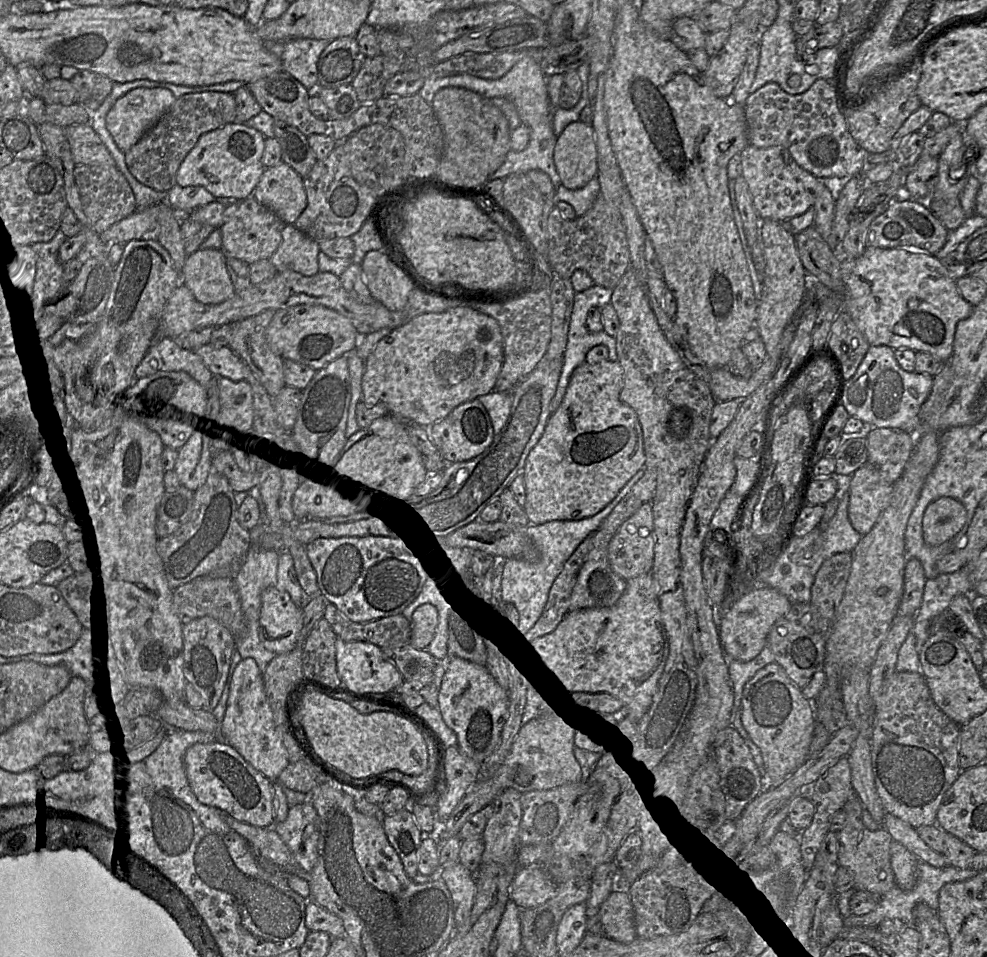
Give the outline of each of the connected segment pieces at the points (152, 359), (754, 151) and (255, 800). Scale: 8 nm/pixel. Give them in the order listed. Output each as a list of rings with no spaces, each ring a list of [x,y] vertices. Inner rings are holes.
[[[164,337],[161,341],[159,341],[156,345],[152,346],[149,351],[146,353],[145,357],[141,361],[141,363],[136,368],[136,381],[138,379],[147,378],[149,375],[156,371],[185,371],[189,375],[191,375],[194,379],[196,379],[201,385],[207,388],[209,395],[211,397],[211,416],[213,420],[215,420],[215,431],[216,431],[216,420],[219,415],[219,393],[215,387],[215,380],[213,378],[213,374],[208,369],[208,367],[203,362],[203,359],[195,353],[193,350],[188,350],[180,347],[174,339],[169,337]]]
[[[748,145],[740,153],[740,175],[745,179],[758,216],[762,220],[783,223],[813,208],[817,195],[824,188],[823,180],[801,168],[792,157],[785,160],[783,147],[757,148]]]
[[[223,739],[214,743],[196,743],[184,755],[188,783],[197,800],[227,812],[240,822],[258,827],[273,827],[272,781],[252,767]]]

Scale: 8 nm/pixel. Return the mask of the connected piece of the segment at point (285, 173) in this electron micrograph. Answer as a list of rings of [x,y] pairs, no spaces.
[[[283,162],[264,170],[252,197],[275,212],[287,225],[293,224],[307,206],[303,178]]]

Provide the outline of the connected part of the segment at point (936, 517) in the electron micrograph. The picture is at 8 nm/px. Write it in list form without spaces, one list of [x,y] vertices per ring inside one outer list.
[[[943,496],[933,501],[922,522],[925,542],[937,546],[951,540],[963,528],[966,517],[965,506],[955,498]]]

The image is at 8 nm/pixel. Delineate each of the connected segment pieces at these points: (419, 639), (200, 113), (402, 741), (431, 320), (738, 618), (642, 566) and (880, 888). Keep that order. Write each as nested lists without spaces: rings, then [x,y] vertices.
[[[431,604],[419,606],[411,620],[410,644],[417,650],[424,650],[433,640],[438,625],[438,614]]]
[[[221,92],[186,94],[176,99],[159,121],[129,150],[124,152],[130,174],[142,185],[158,192],[168,192],[176,185],[176,174],[199,137],[226,124],[234,123],[234,95]]]
[[[308,689],[298,711],[298,721],[315,752],[335,771],[349,779],[363,781],[386,774],[419,776],[428,767],[430,749],[426,738],[394,710],[361,714],[347,701]]]
[[[469,306],[424,313],[393,329],[375,345],[365,360],[361,401],[383,403],[395,418],[427,427],[458,405],[493,391],[503,361],[501,327],[493,317]]]
[[[774,588],[753,589],[737,599],[722,614],[719,637],[725,654],[732,659],[747,662],[754,659],[767,645],[771,628],[790,609],[789,599]]]
[[[651,502],[643,503],[617,530],[608,545],[612,570],[625,580],[651,573],[655,530]]]
[[[855,794],[845,802],[842,809],[846,812],[847,820],[845,826],[838,832],[838,863],[853,872],[855,890],[882,896],[895,886],[895,876],[890,861],[892,836],[885,828],[871,830],[864,825],[863,807]]]

